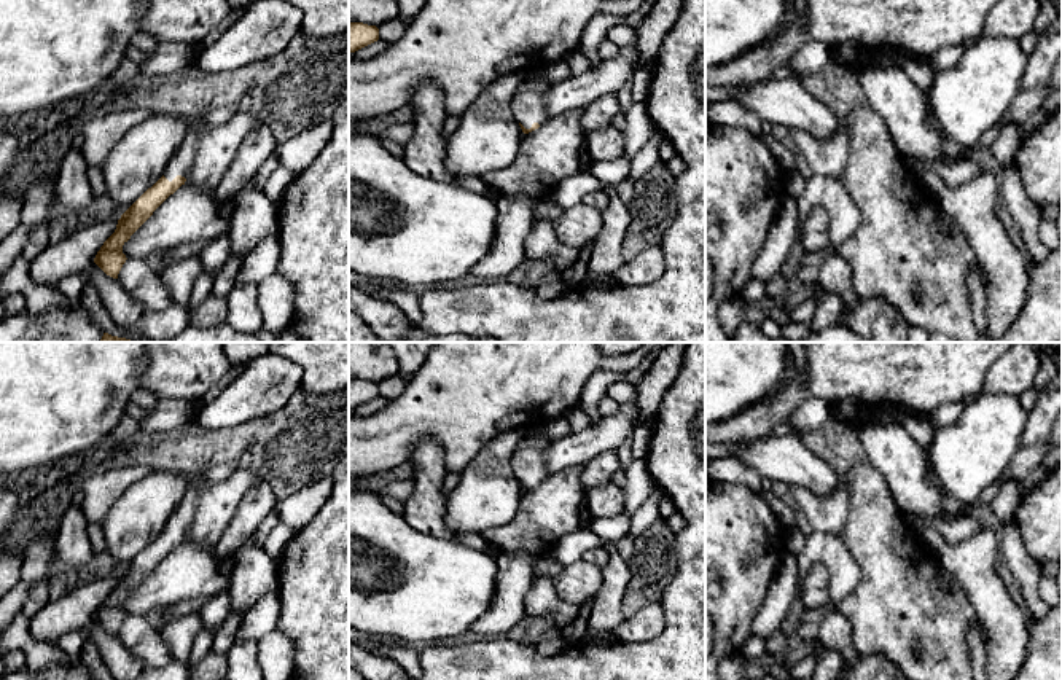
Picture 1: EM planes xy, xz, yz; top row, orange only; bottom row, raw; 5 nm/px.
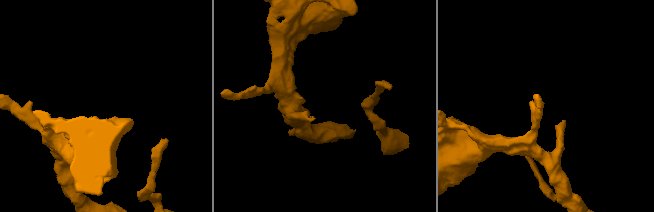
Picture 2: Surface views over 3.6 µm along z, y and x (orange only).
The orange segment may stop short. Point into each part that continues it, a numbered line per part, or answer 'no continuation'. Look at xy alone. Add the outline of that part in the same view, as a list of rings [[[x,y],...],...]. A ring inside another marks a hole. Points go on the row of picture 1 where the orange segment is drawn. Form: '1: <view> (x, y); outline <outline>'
1: xy (182, 161); outline [[[189,127],[185,140],[169,161],[162,174],[169,182],[172,182],[177,175],[182,175],[185,178],[188,177],[193,167],[197,140],[199,140],[199,129]]]

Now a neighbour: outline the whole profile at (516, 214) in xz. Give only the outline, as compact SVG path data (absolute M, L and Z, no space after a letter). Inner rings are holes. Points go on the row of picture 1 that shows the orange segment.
M527 194L498 196L497 234L492 252L473 269L473 276L498 279L525 264L525 240L537 221L538 201Z

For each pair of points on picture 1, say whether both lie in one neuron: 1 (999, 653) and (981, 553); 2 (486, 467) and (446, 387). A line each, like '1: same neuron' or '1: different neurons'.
1: same neuron
2: different neurons

